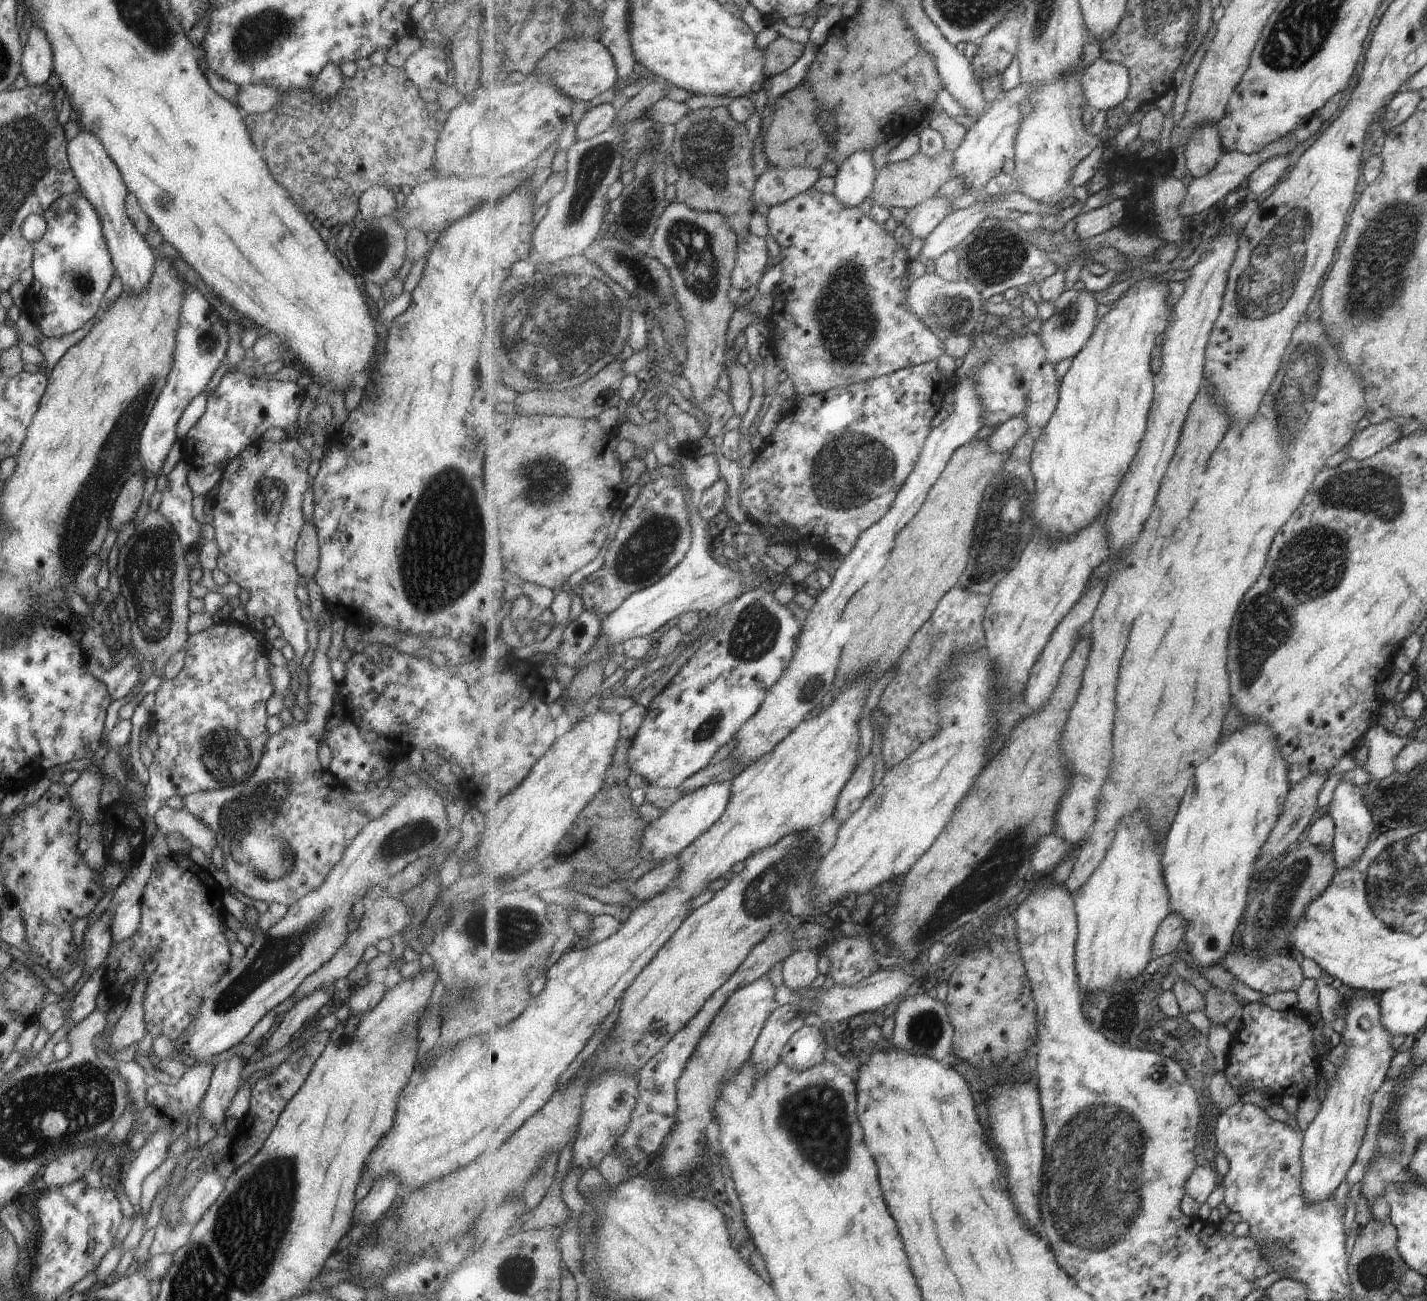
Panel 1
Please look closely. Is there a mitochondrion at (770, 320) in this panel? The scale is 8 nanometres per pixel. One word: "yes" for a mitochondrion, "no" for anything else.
no

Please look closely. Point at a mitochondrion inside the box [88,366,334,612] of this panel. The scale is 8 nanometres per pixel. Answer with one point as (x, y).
(271, 497)

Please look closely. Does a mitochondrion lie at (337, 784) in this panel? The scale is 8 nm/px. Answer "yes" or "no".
no

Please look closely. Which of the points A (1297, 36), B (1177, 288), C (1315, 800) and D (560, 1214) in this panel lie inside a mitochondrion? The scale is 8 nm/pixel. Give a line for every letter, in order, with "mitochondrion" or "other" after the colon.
A: mitochondrion
B: other
C: other
D: other

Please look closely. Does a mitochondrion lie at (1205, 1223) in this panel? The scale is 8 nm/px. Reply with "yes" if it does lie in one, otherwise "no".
no

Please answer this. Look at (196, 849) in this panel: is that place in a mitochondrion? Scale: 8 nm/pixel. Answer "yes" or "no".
no

